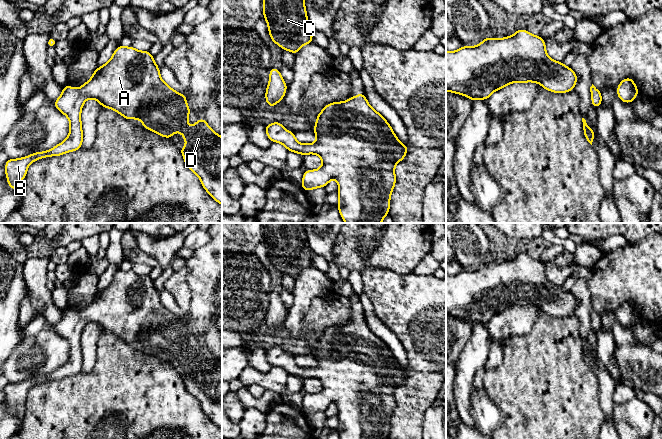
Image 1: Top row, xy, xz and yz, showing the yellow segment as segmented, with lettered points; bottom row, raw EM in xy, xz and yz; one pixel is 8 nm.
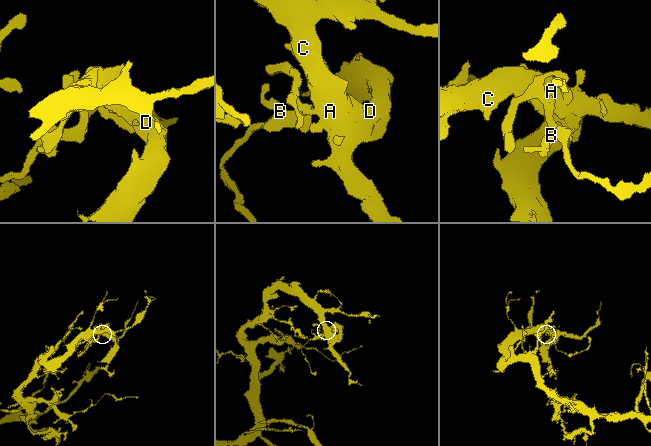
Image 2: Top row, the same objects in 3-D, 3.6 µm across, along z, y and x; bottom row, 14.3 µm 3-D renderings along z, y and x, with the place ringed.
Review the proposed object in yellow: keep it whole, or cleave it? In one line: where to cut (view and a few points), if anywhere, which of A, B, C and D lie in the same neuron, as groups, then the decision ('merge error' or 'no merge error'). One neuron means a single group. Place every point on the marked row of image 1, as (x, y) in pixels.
cut none; groups A B C D; no merge error

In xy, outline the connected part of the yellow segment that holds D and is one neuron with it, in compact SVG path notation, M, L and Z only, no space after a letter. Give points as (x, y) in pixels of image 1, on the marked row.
M122 45L115 49L111 59L106 62L105 65L96 68L90 80L80 86L79 89L75 89L70 85L66 85L62 89L61 96L53 103L53 105L61 113L67 116L70 121L70 131L68 137L50 150L34 152L29 156L19 159L9 158L6 161L6 179L8 180L8 185L12 190L17 190L19 188L20 182L25 178L28 166L32 162L46 157L60 156L82 148L83 132L81 124L81 109L84 105L84 102L90 98L96 99L101 104L101 107L110 108L118 112L127 120L137 118L143 123L143 128L151 130L162 137L172 139L172 134L174 132L181 132L183 139L186 140L187 143L182 149L178 149L183 155L186 166L199 177L201 184L207 193L216 202L222 205L222 137L211 129L203 117L200 117L194 126L190 128L187 118L191 110L187 104L186 95L176 92L162 80L160 77L159 67L155 63L154 57L150 52L138 51L132 46L124 47Z

